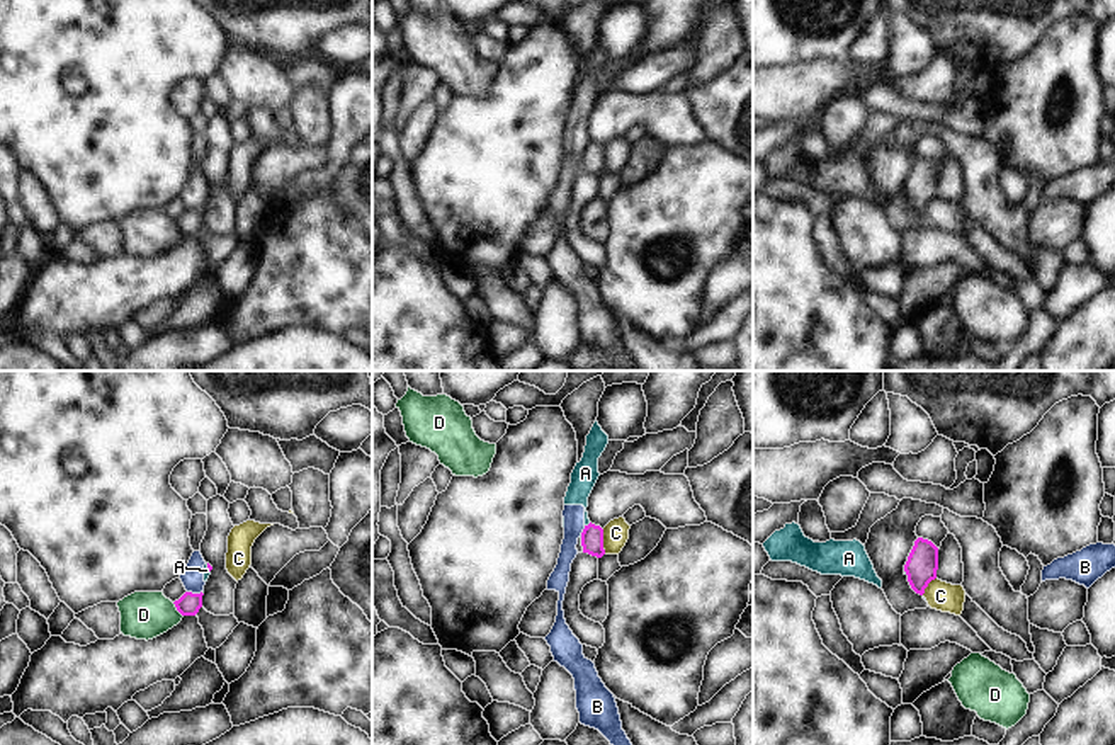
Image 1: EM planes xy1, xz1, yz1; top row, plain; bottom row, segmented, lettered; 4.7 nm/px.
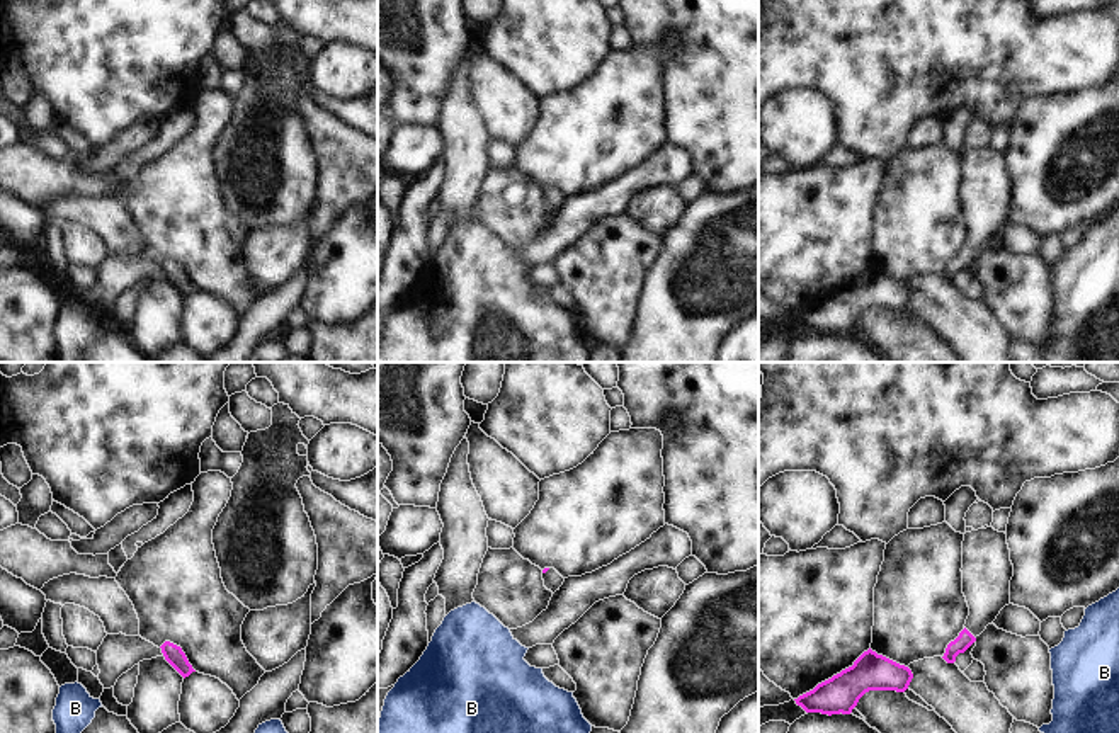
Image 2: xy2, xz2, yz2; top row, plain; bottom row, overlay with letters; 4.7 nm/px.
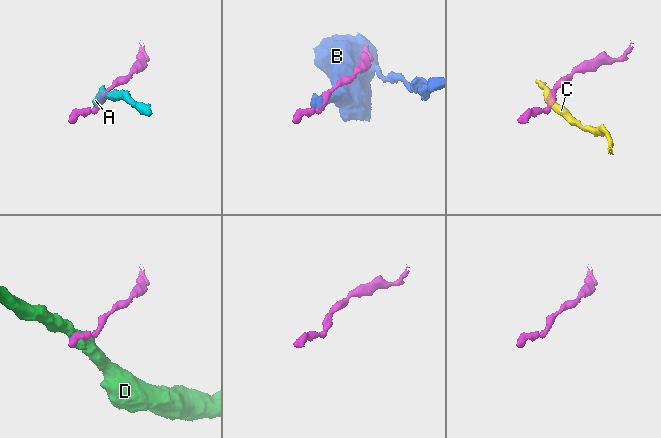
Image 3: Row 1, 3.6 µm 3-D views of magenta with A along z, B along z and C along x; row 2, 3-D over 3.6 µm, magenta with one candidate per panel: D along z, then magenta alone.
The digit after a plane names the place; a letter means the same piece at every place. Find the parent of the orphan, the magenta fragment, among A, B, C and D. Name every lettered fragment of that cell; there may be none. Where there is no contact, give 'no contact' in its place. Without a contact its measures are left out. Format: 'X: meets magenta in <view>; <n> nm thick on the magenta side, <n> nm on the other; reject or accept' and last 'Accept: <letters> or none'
A: meets magenta in xz1; 110 nm thick on the magenta side, 120 nm on the other; reject
B: meets magenta in xy1; 110 nm thick on the magenta side, 110 nm on the other; reject
C: meets magenta in xz1; 110 nm thick on the magenta side, 120 nm on the other; reject
D: meets magenta in xy1; 110 nm thick on the magenta side, 220 nm on the other; reject
Accept: none

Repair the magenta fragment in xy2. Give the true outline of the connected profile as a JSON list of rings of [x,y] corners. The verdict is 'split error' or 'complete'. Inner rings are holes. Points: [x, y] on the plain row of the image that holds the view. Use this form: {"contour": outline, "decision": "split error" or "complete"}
{"contour": [[[165,260],[162,265],[162,272],[165,276],[165,279],[185,298],[189,296],[192,291],[196,291],[192,287],[192,284],[189,282],[185,272],[182,270],[180,265]]], "decision": "complete"}

